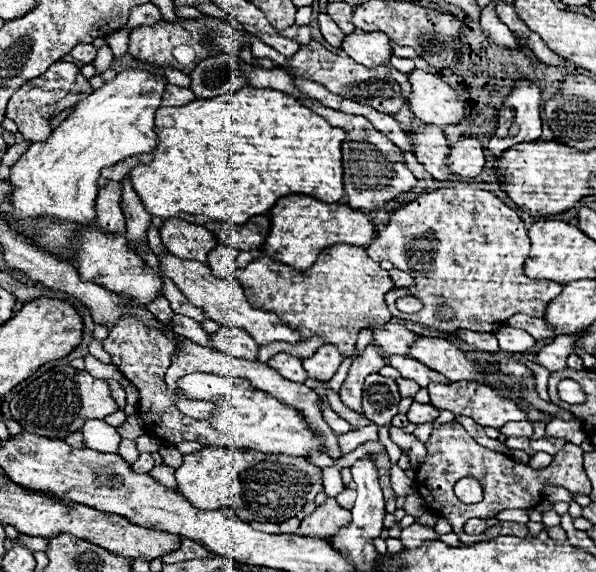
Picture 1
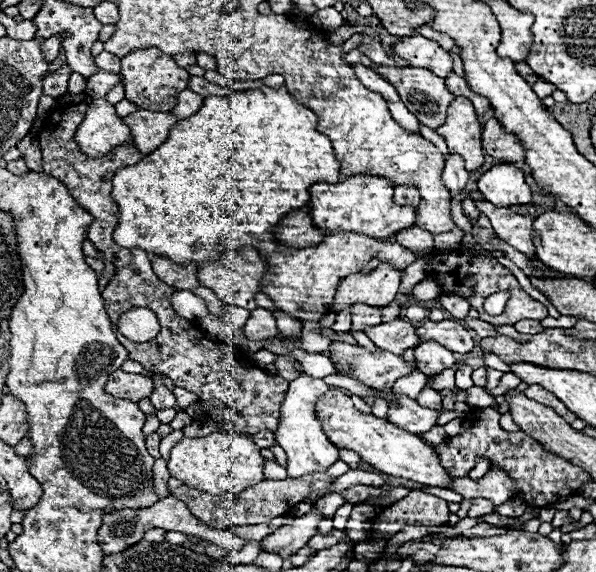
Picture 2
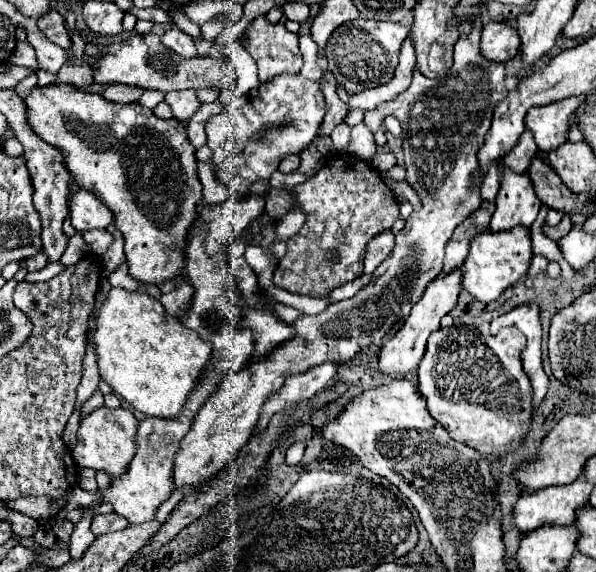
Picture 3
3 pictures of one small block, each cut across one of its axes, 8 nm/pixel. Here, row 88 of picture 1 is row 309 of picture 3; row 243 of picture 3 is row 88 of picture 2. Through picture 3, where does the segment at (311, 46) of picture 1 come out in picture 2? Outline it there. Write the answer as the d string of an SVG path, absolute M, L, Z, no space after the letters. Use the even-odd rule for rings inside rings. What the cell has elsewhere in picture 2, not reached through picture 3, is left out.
M376 64L376 66L382 74L386 74L386 80L392 82L392 86L400 94L402 102L420 120L420 124L424 124L432 130L436 130L438 126L444 124L446 110L454 100L454 94L448 92L448 88L444 84L444 78L438 78L424 68L394 68L394 66L382 66L382 64Z

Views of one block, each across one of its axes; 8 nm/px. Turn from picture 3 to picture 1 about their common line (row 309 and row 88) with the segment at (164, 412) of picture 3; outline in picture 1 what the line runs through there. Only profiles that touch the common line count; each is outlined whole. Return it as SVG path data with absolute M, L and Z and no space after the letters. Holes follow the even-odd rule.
M124 70L114 80L94 90L86 100L80 100L74 106L74 112L52 132L52 136L46 142L30 144L30 148L12 166L8 178L8 182L12 184L12 192L8 196L12 212L8 218L12 218L12 222L16 224L24 222L26 218L54 218L76 222L84 228L94 228L94 202L99 189L96 182L100 178L100 170L122 162L126 156L148 154L158 146L158 138L154 134L154 112L160 108L164 86L166 80L162 76L154 76L144 70Z

